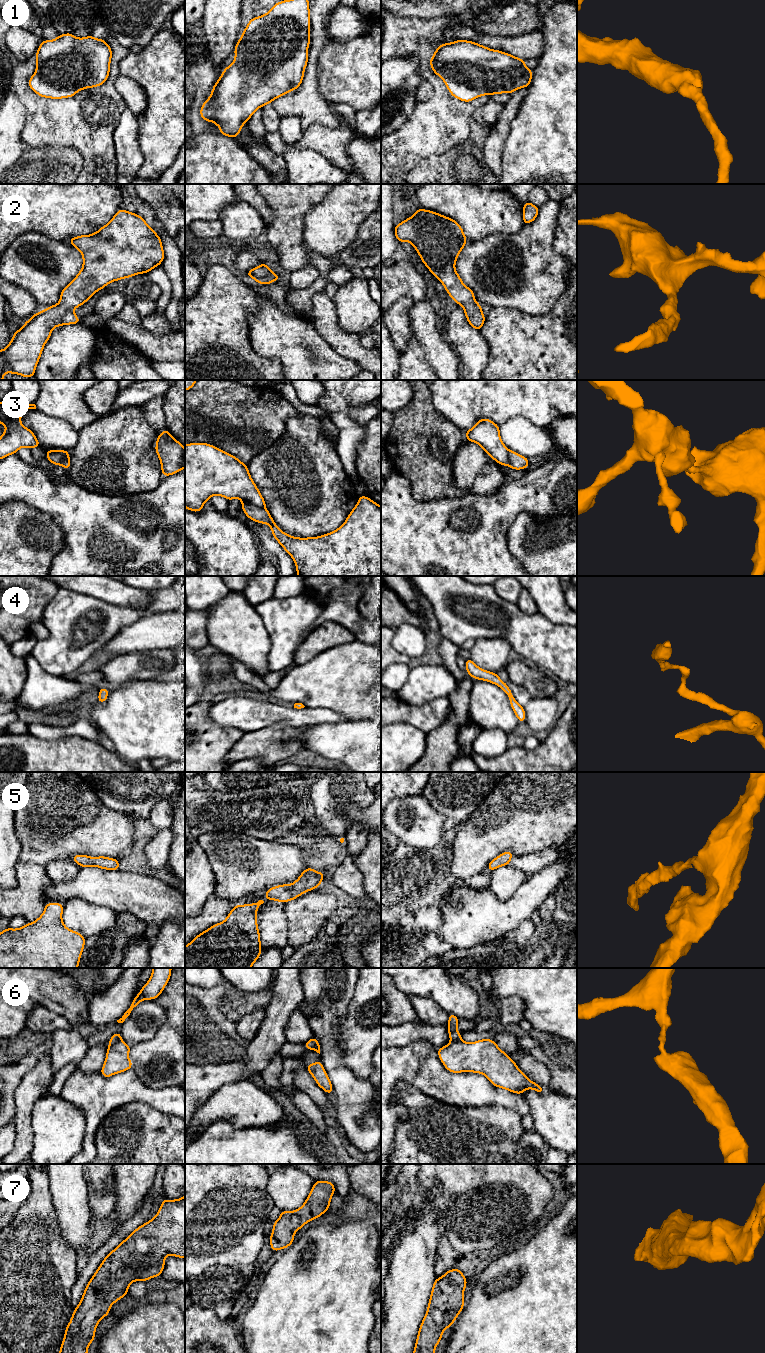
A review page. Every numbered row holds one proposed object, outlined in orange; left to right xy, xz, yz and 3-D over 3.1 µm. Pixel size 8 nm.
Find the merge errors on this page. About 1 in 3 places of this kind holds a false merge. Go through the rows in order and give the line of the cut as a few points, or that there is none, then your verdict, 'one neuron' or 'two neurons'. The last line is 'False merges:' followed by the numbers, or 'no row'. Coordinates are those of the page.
1: cut none; one neuron
2: cut none; one neuron
3: cut xz (243, 501), (264, 507); two neurons
4: cut none; one neuron
5: cut none; one neuron
6: cut xy (121, 1039), (109, 1044); two neurons
7: cut none; one neuron
False merges: 3, 6

